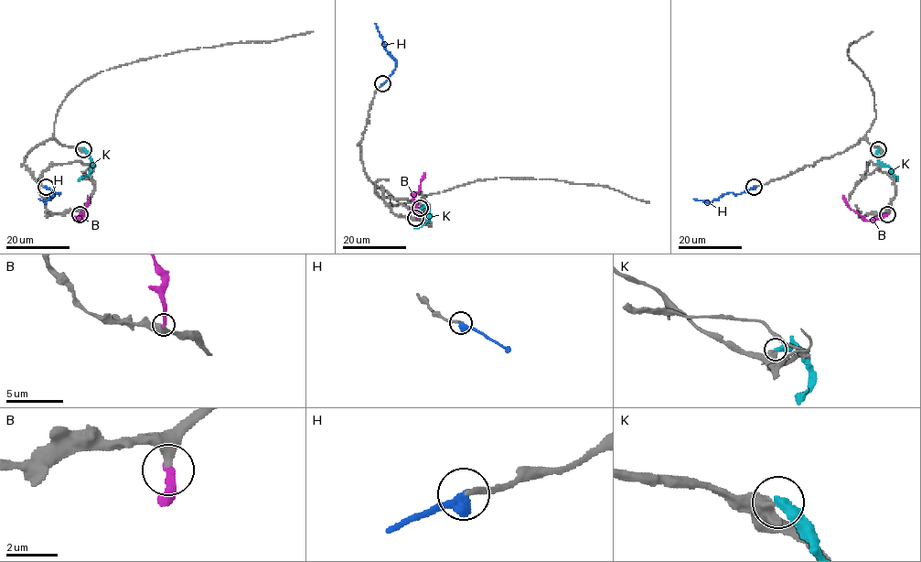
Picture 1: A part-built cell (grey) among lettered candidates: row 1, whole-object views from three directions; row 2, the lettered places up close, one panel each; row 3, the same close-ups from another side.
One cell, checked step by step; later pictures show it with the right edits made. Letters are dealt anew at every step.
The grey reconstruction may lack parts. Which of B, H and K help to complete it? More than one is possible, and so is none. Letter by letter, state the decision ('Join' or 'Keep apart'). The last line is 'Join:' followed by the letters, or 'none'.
B: Join
H: Keep apart
K: Keep apart
Join: B

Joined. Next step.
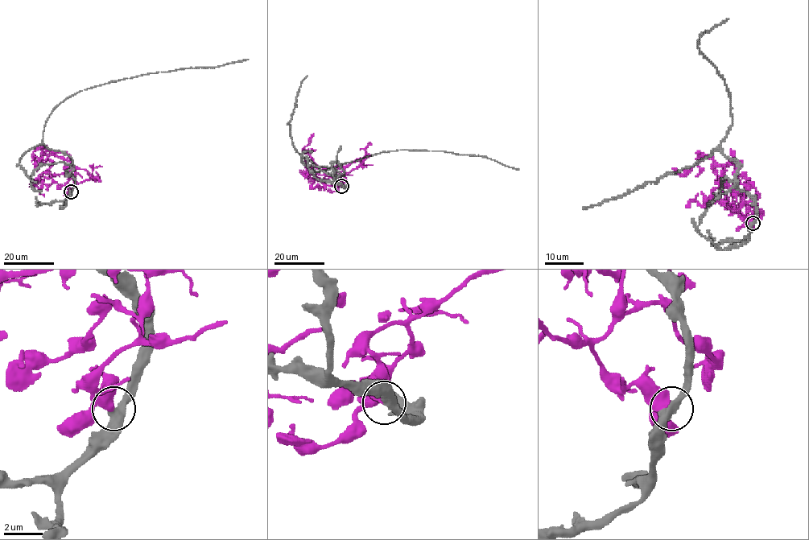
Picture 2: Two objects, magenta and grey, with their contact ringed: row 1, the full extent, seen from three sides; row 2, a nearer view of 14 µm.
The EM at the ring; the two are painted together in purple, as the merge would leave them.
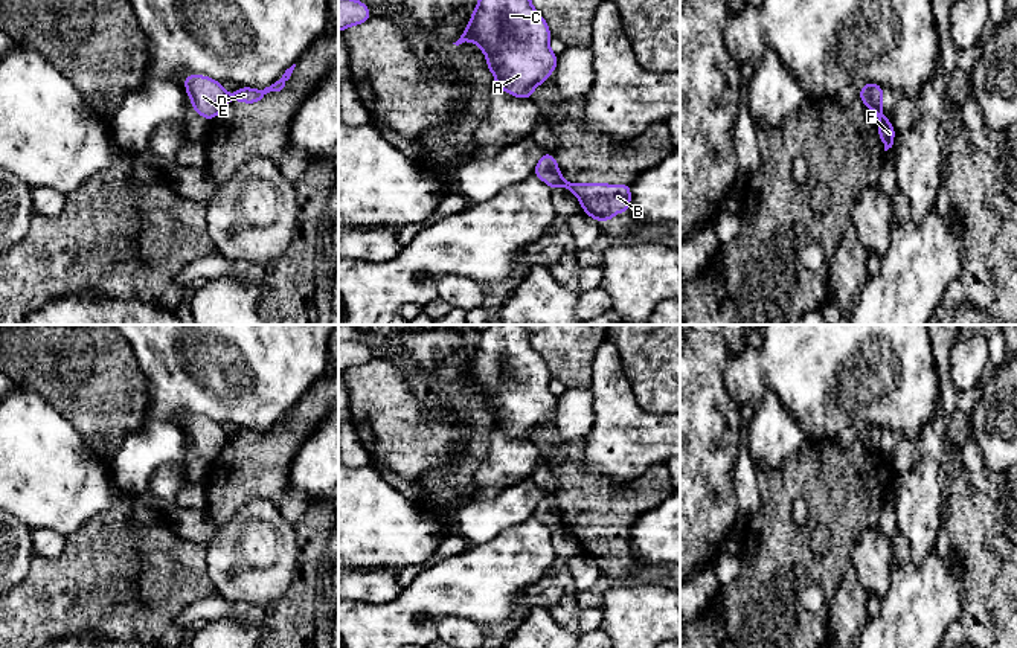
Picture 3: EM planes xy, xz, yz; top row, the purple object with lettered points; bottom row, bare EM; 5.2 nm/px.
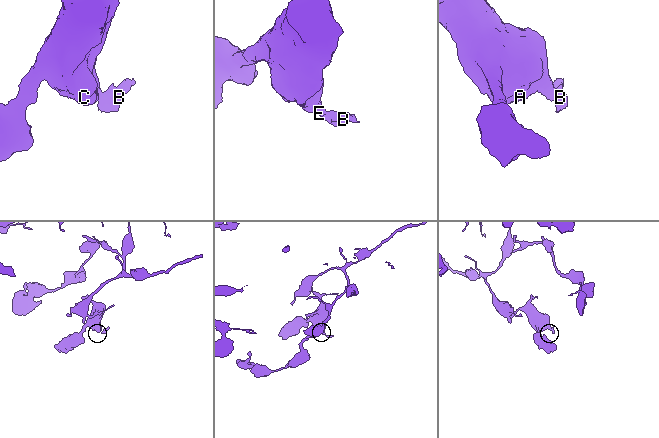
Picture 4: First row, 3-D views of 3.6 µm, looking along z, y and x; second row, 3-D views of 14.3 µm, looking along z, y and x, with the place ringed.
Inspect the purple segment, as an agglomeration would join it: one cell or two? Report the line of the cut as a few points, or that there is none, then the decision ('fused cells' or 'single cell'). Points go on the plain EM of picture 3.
cut in xz along (561, 519), (560, 525); fused cells

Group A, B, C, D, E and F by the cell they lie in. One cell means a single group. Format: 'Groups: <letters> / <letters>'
Groups: A C E / B D F

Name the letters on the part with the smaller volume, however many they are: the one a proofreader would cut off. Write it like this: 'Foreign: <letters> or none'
Foreign: B, D, F

